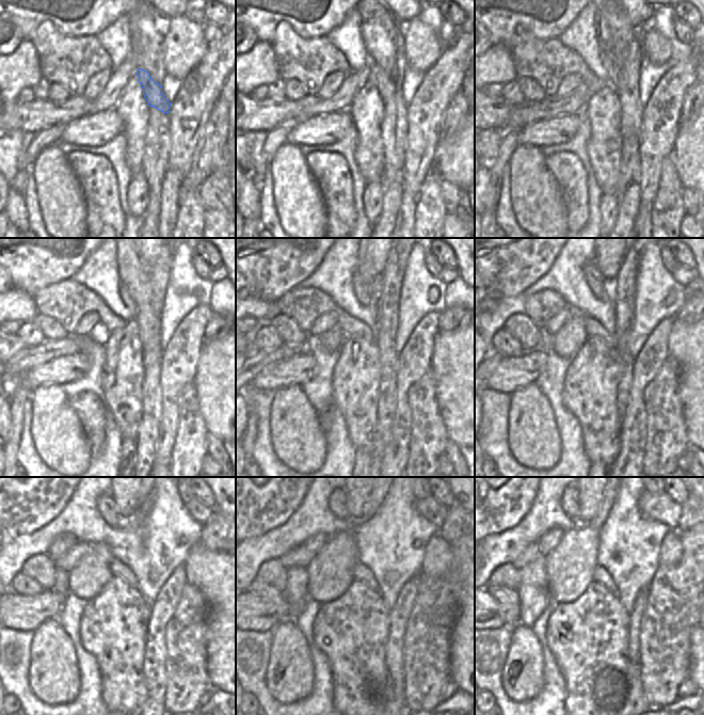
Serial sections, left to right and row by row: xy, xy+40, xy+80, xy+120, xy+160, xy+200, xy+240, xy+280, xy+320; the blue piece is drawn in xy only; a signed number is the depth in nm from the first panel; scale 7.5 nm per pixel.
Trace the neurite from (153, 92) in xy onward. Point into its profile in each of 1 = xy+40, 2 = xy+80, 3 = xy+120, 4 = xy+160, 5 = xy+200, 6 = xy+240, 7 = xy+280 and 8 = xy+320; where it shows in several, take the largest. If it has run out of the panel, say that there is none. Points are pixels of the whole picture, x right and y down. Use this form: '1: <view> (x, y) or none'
1: xy+40 (384, 85)
2: xy+80 (612, 74)
3: xy+120 (124, 295)
4: xy+160 (362, 290)
5: xy+200 (602, 288)
6: xy+240 (106, 505)
7: xy+280 (337, 505)
8: xy+320 (570, 504)

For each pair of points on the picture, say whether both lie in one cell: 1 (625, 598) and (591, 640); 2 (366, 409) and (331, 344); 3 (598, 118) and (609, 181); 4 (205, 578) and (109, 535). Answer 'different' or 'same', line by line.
1: different
2: different
3: same
4: different

